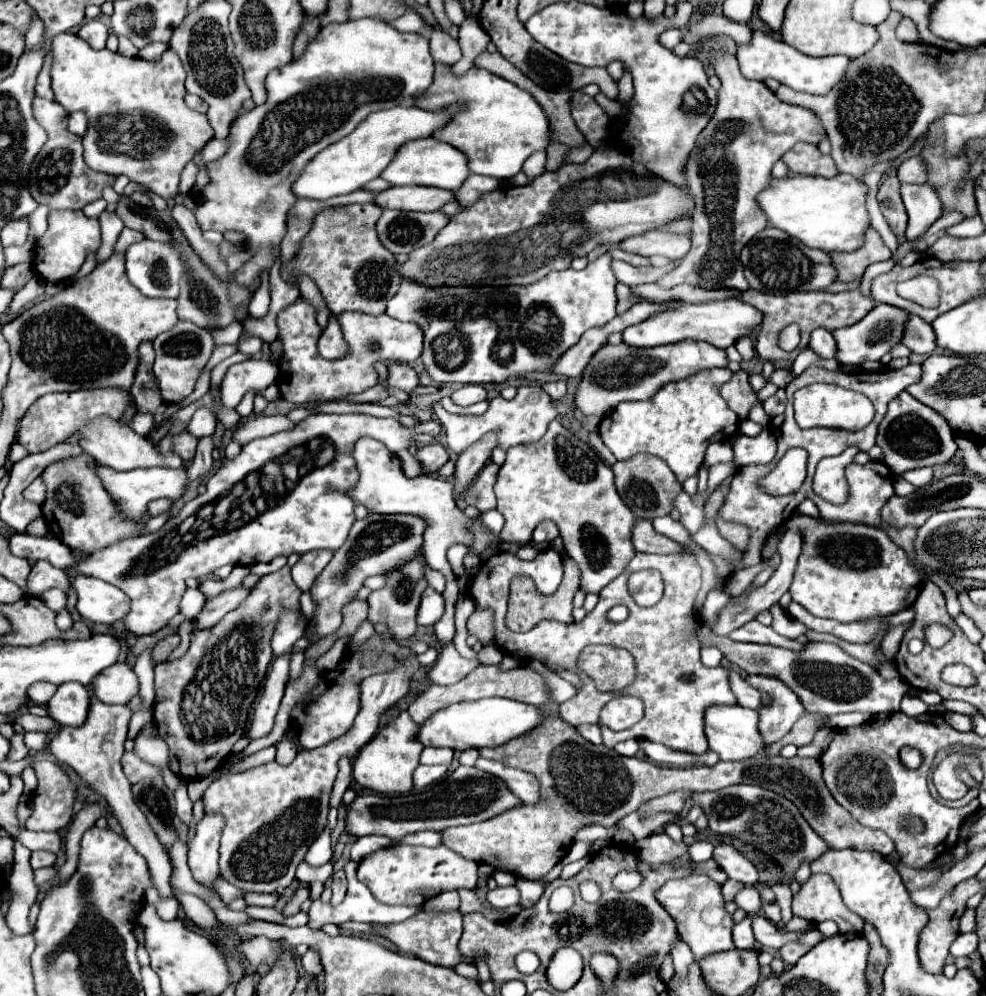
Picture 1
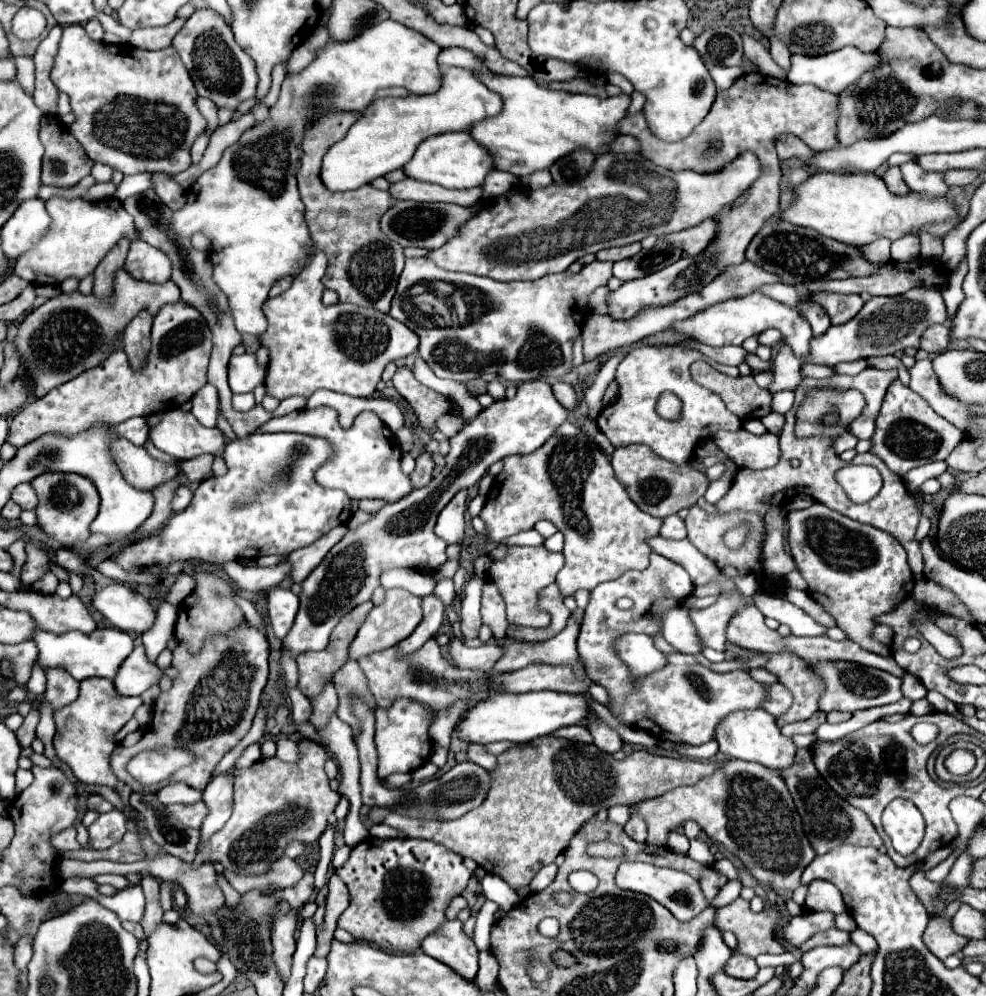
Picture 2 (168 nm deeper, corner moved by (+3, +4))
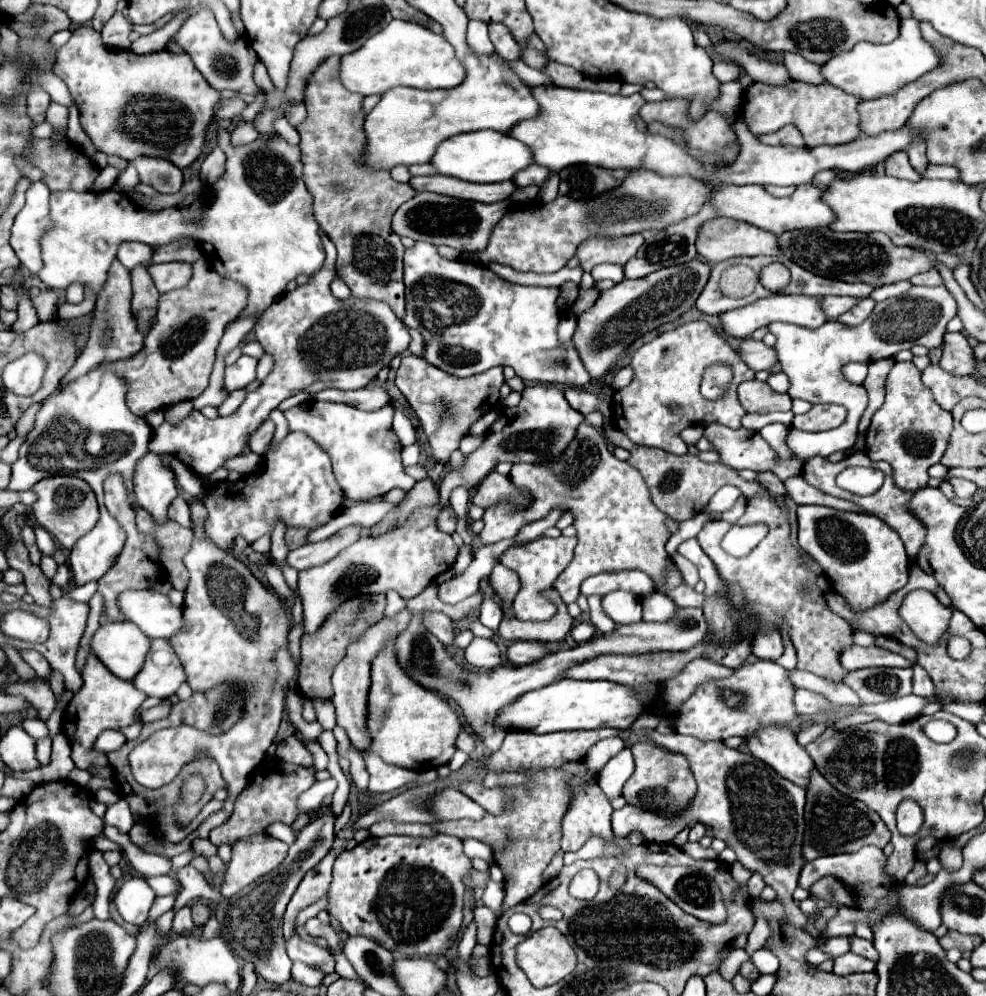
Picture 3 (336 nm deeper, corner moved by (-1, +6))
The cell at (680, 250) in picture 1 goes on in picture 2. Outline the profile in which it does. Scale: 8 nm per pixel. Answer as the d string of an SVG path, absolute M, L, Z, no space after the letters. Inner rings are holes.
M704 220L694 228L686 228L686 230L668 234L668 236L664 236L664 240L692 256L692 254L698 254L700 250L704 250L704 246L708 246L708 242L714 238L714 232L716 232L714 220Z

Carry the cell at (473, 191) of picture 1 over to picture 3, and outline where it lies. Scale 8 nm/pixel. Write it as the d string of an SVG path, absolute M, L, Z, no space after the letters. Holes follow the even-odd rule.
M532 164L532 168L526 168L524 172L520 172L520 176L516 176L516 184L520 184L520 186L532 186L532 184L540 186L548 180L550 174L552 174L550 168L540 166L540 164Z

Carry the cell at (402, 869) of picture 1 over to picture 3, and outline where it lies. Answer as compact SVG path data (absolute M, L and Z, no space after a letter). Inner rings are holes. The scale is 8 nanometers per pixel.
M448 834L434 838L410 838L410 836L384 836L356 844L338 854L334 862L334 880L328 892L326 912L332 914L350 936L366 936L390 952L398 952L408 958L442 956L456 942L462 926L464 884L462 876L472 870L470 858L462 852L462 840Z

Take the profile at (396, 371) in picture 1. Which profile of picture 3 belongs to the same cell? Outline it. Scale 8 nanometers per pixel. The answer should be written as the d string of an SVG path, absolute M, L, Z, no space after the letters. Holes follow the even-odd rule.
M404 356L402 364L398 368L398 376L396 376L396 386L406 396L408 404L420 418L422 430L432 448L432 458L440 464L450 462L450 454L454 450L458 450L460 440L468 434L470 426L486 414L486 410L488 410L486 402L490 396L494 396L494 406L496 406L498 388L502 384L504 384L502 366L490 368L490 370L470 376L470 378L458 378L458 376L452 376L452 374L428 364L420 356Z

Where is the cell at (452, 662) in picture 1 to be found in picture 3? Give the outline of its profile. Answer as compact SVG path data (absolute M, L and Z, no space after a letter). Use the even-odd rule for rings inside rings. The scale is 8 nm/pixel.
M512 642L508 646L508 660L516 666L524 666L524 664L532 664L540 658L544 658L546 654L550 654L548 646L544 642Z

